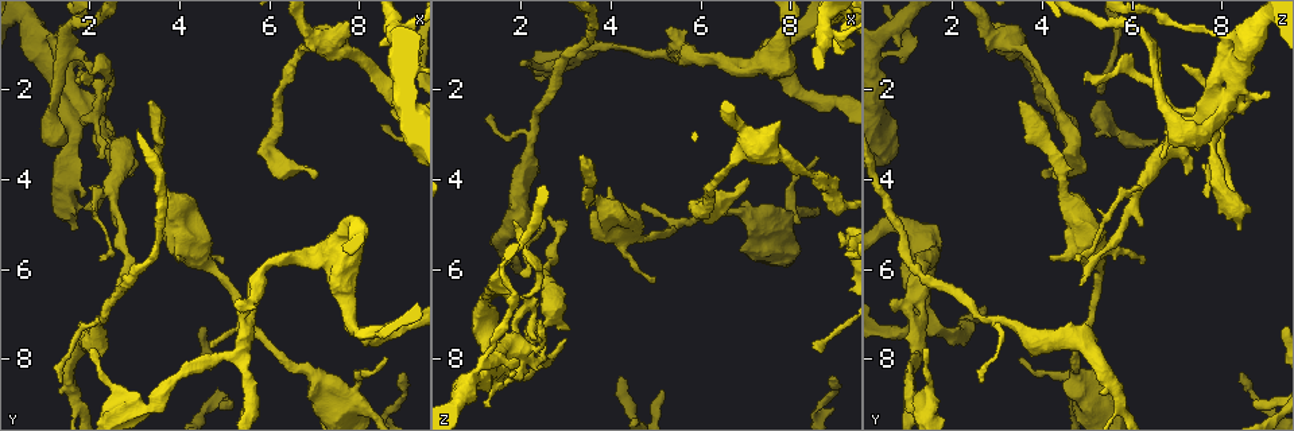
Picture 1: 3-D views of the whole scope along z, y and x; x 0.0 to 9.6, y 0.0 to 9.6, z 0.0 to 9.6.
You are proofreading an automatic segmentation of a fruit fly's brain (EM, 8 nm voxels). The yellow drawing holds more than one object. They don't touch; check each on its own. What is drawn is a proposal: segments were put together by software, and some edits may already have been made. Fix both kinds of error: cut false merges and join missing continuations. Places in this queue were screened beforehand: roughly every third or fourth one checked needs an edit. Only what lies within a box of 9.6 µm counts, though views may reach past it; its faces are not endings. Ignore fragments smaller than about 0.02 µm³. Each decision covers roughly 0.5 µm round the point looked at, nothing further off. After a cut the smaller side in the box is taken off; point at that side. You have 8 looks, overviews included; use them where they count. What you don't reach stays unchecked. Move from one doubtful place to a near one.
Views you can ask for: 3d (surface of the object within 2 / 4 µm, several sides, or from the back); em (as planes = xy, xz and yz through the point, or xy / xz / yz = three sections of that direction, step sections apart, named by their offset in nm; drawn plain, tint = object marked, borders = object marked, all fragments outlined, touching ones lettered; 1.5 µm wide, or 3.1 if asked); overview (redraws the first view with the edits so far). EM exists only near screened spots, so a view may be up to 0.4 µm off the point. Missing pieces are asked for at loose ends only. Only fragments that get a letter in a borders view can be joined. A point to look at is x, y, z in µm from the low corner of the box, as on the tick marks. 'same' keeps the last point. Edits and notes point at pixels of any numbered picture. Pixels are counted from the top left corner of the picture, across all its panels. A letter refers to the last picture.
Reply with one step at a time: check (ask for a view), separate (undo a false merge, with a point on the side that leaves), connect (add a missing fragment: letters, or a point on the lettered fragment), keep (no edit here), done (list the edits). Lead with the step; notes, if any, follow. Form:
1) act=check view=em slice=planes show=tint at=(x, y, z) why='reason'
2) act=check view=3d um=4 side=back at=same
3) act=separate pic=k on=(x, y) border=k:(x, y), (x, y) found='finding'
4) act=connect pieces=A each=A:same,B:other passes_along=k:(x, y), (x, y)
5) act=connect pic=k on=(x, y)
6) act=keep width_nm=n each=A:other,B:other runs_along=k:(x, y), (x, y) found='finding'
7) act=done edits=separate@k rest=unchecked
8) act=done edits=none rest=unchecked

act=check view=em slice=xz step=4 show=tint at=(4.70, 7.65, 4.60) why='an open end'

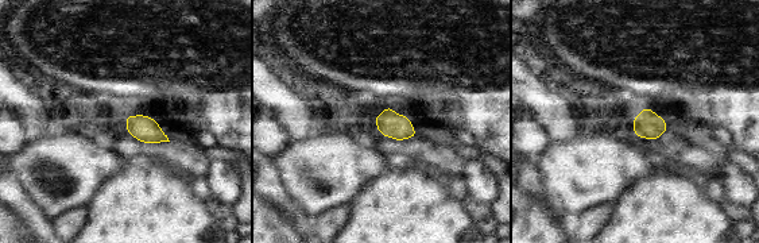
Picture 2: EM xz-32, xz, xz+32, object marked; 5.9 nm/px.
act=check view=em slice=planes show=borders at=same why='cut it another way'

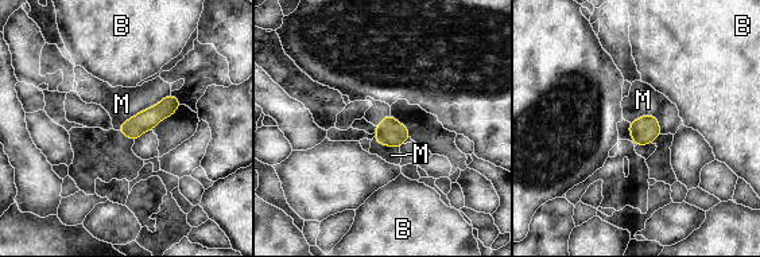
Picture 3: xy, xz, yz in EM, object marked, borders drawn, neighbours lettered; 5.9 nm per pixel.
act=keep each=B:other,M:other border=3:(170, 93), (127, 119), (116, 129) found='none of them fits'

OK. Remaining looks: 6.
act=check view=3d um=2 at=(1.35, 8.55, 2.60) why='tapers out'

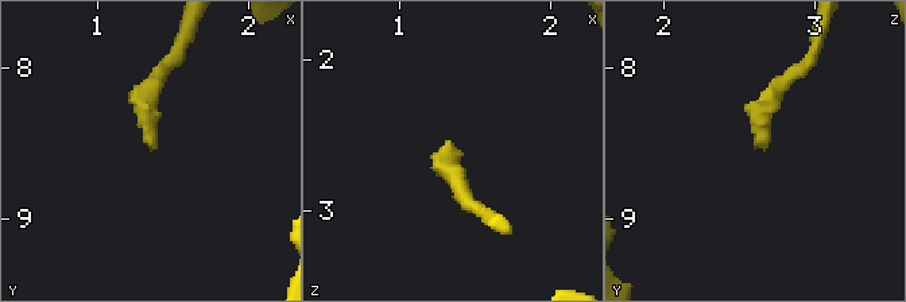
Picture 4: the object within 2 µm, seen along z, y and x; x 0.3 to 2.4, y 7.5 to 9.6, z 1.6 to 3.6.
act=check view=em slice=planes show=plain at=(1.36, 8.52, 2.60) why='shape alone is not enough'

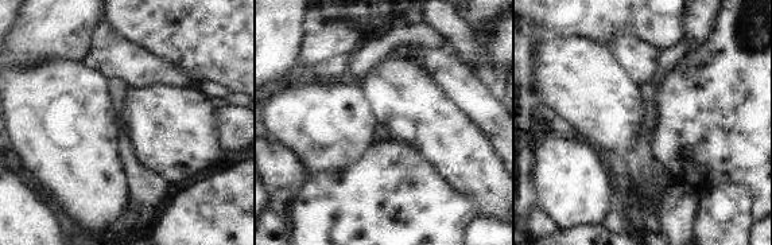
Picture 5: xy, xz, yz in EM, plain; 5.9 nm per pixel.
act=check view=em slice=planes show=borders at=same

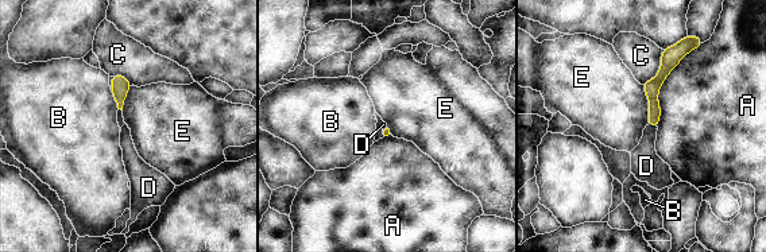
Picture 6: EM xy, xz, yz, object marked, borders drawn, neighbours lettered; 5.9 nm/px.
act=connect pieces=D each=A:other,B:other,C:other,D:same,E:other passes_along=6:(652, 88), (653, 124), (646, 165) found='it goes on there'

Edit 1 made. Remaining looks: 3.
act=check view=overview why='see it whole again'

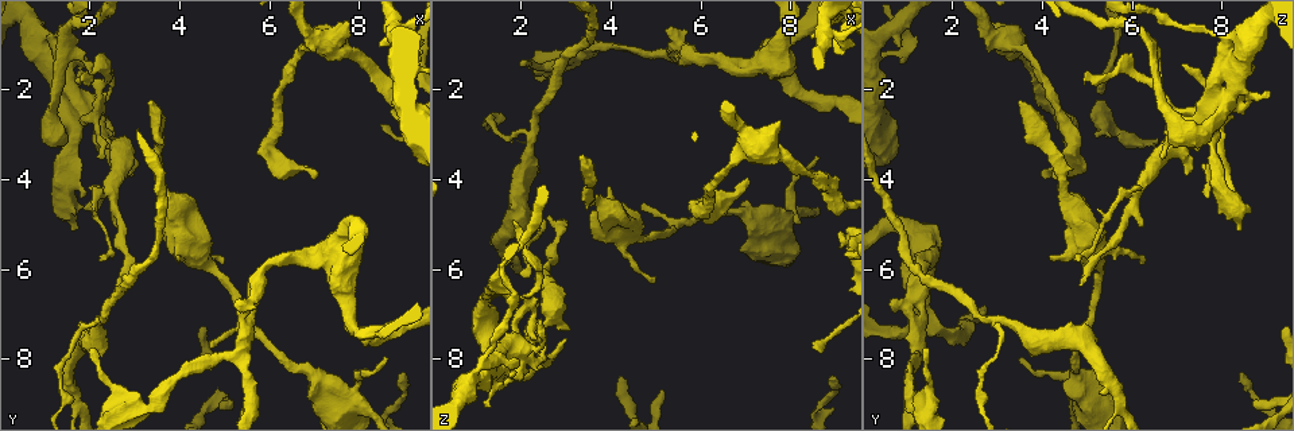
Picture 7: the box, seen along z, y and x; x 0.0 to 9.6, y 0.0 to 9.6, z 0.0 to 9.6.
act=check view=em slice=planes show=tint at=(2.25, 5.80, 4.85) why='thin end'

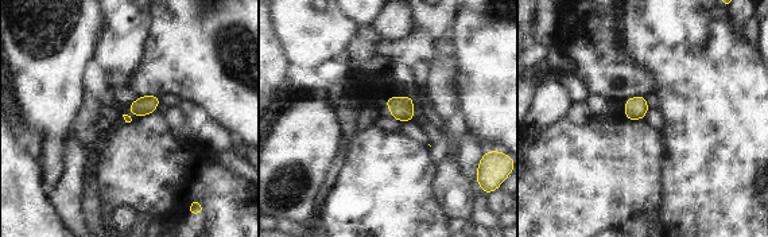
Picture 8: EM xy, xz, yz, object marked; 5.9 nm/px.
act=check view=em slice=planes show=borders at=same why='see the neighbours'

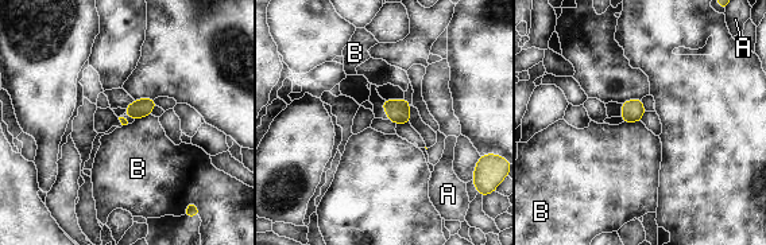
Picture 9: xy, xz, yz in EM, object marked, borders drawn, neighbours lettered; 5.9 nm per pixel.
act=keep each=A:other,B:other found='no lettered fragment goes on from it'

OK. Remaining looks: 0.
act=done edits=connect@6 rest=unchecked

